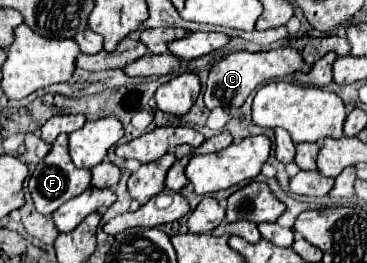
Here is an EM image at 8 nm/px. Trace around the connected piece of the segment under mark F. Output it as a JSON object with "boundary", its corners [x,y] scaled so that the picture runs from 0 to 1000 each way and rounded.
{"boundary":[[[163,510],[147,532],[142,570],[125,586],[120,608],[104,616],[104,631],[82,662],[82,692],[76,692],[76,715],[82,715],[93,783],[120,821],[136,821],[158,783],[169,783],[191,753],[223,738],[240,707],[245,707],[245,646],[218,646],[218,639],[202,631],[196,601],[185,586],[185,517],[180,510]]]}

